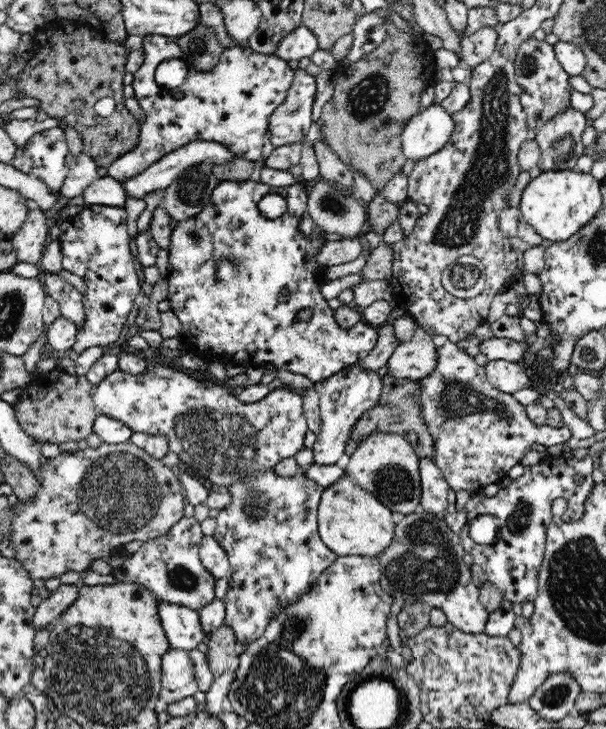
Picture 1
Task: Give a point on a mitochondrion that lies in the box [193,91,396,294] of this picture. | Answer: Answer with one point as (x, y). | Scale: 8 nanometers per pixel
(229, 262)

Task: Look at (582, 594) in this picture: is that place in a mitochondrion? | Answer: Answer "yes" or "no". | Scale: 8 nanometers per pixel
yes

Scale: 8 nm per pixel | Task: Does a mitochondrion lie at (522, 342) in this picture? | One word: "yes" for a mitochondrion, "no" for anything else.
no

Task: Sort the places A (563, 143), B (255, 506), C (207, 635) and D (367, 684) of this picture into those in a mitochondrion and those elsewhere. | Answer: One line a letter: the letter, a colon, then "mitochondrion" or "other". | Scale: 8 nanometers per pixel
A: mitochondrion
B: mitochondrion
C: other
D: other

